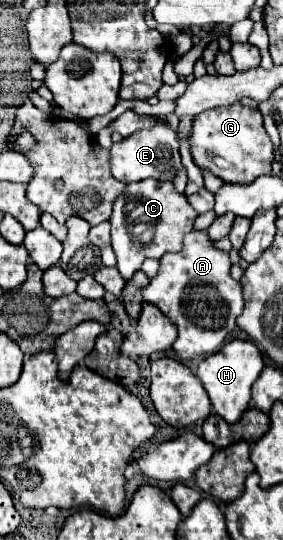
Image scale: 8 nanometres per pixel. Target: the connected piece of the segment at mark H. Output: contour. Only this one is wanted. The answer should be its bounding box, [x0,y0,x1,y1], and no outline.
[197,340,263,422]

